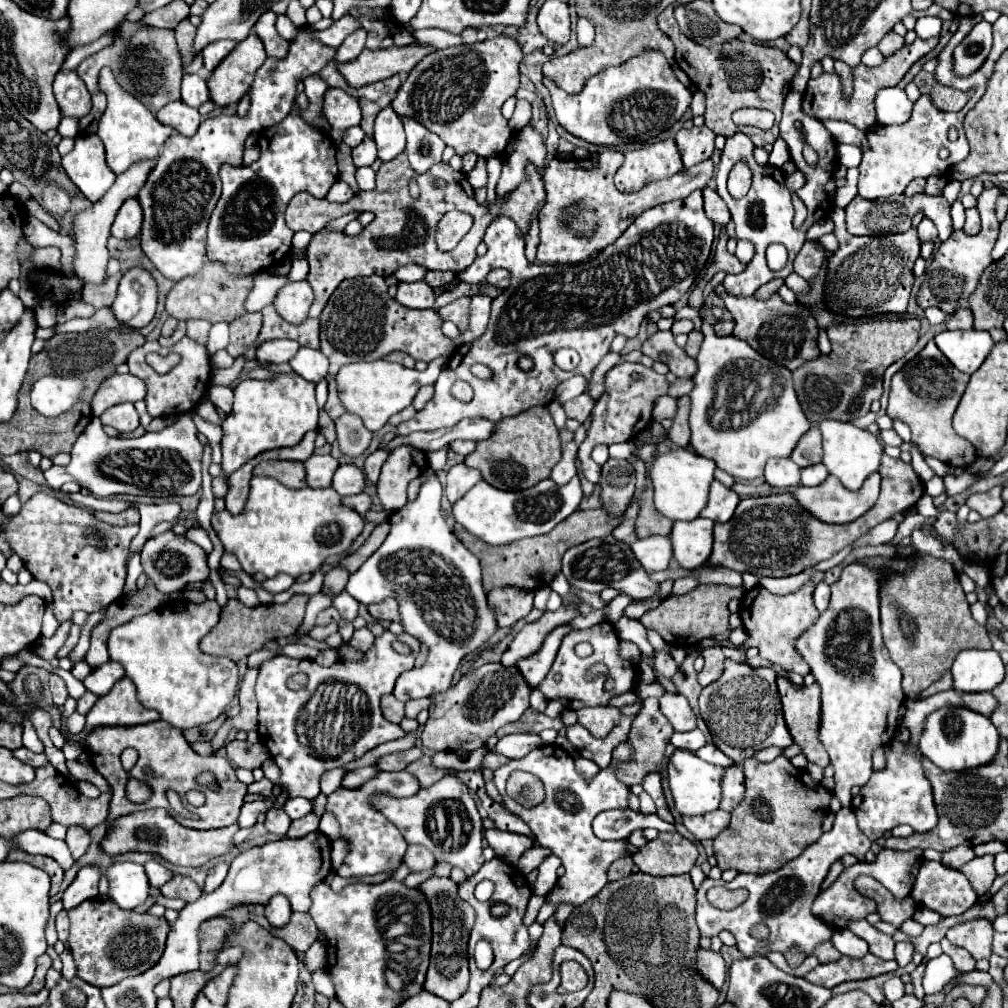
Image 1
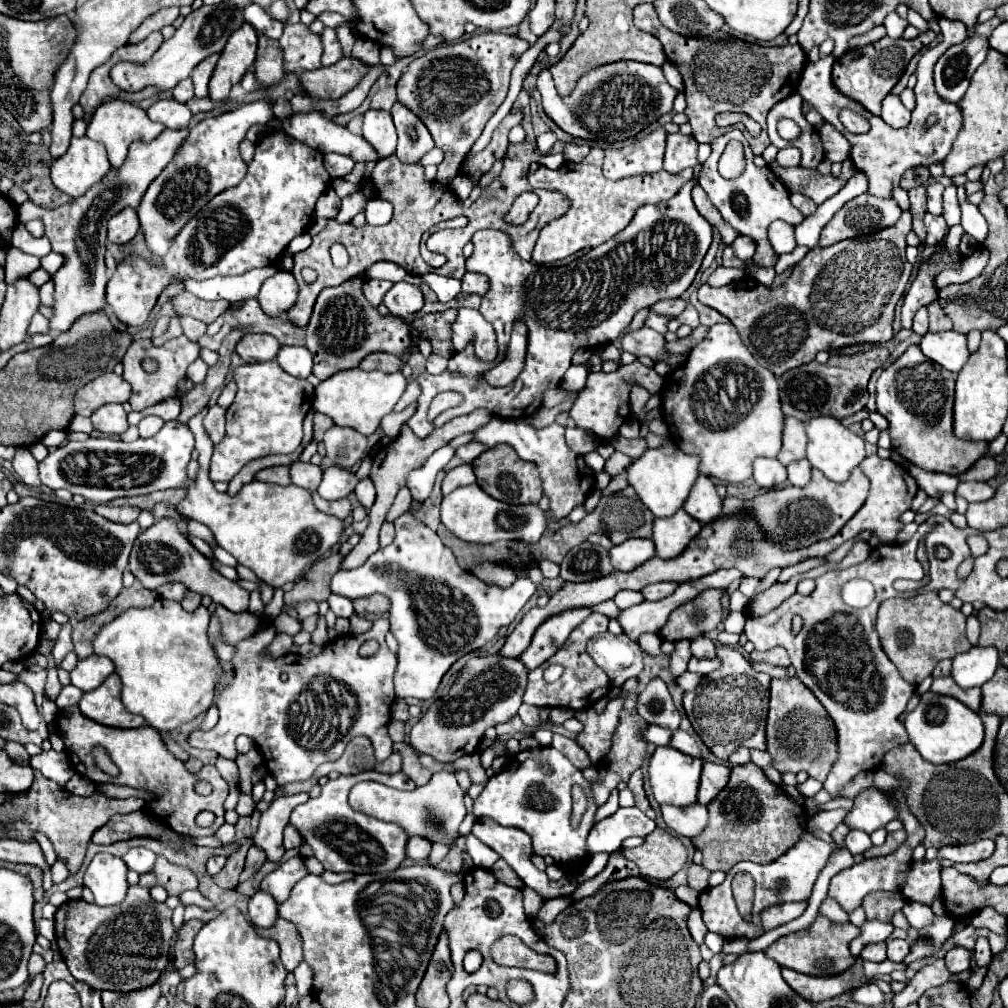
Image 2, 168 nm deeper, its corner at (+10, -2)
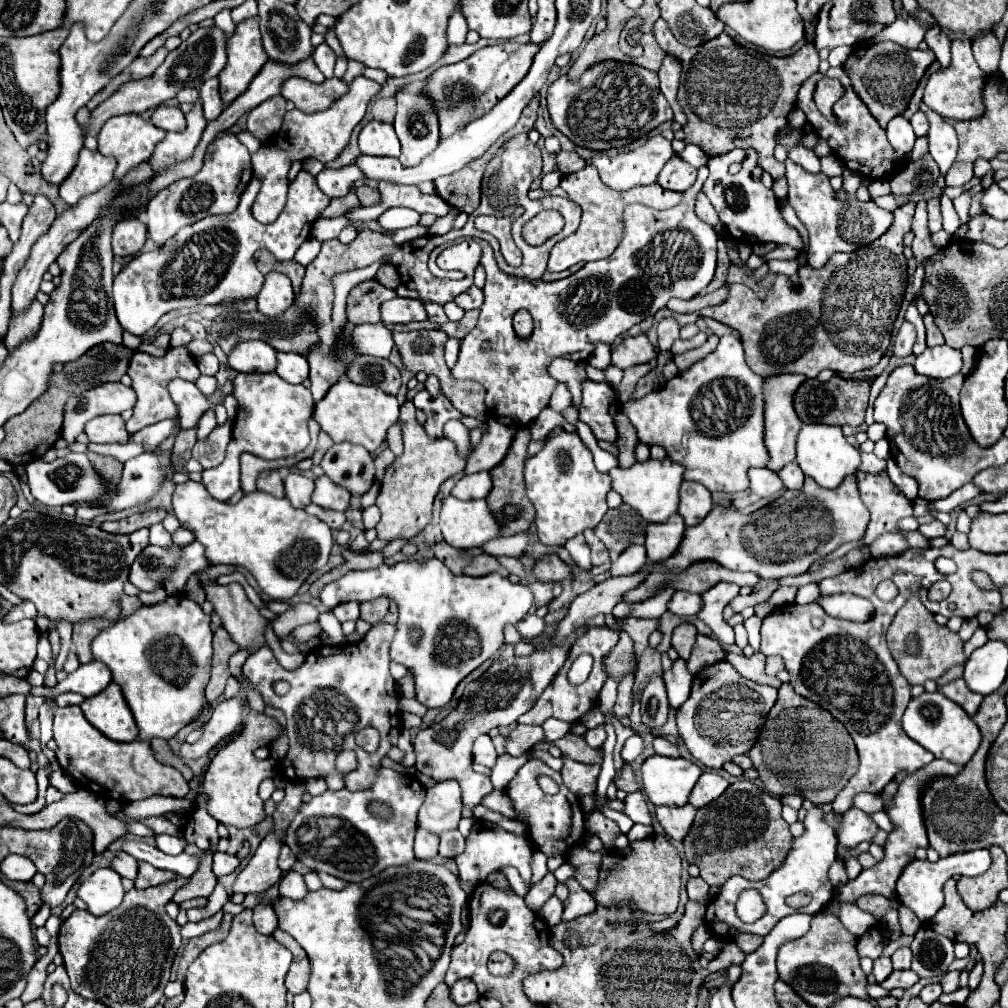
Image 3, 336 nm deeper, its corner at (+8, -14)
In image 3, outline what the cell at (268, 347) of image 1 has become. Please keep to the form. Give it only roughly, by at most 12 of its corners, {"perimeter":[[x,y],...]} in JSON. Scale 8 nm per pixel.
{"perimeter":[[261,340],[231,350],[237,372],[271,372],[277,352]]}

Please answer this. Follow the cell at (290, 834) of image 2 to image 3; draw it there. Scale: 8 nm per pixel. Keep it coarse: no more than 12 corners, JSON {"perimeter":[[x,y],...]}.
{"perimeter":[[283,844],[279,868],[289,872],[295,864],[293,852]]}

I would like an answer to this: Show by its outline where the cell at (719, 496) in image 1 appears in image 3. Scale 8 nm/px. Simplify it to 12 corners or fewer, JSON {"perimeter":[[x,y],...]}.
{"perimeter":[[683,482],[679,514],[687,526],[699,524],[713,508],[711,492]]}

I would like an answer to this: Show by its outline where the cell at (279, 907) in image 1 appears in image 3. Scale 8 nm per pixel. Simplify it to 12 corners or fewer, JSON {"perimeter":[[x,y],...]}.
{"perimeter":[[273,906],[253,908],[253,926],[259,934],[273,934],[277,916]]}

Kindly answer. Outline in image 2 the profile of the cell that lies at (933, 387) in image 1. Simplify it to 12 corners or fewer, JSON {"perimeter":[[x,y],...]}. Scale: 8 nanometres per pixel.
{"perimeter":[[917,344],[877,380],[893,450],[951,476],[985,442],[953,434],[957,374]]}

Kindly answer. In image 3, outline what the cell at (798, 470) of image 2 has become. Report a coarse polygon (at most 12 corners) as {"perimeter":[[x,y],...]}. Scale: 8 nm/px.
{"perimeter":[[793,462],[783,466],[779,478],[789,490],[803,486],[803,472]]}

